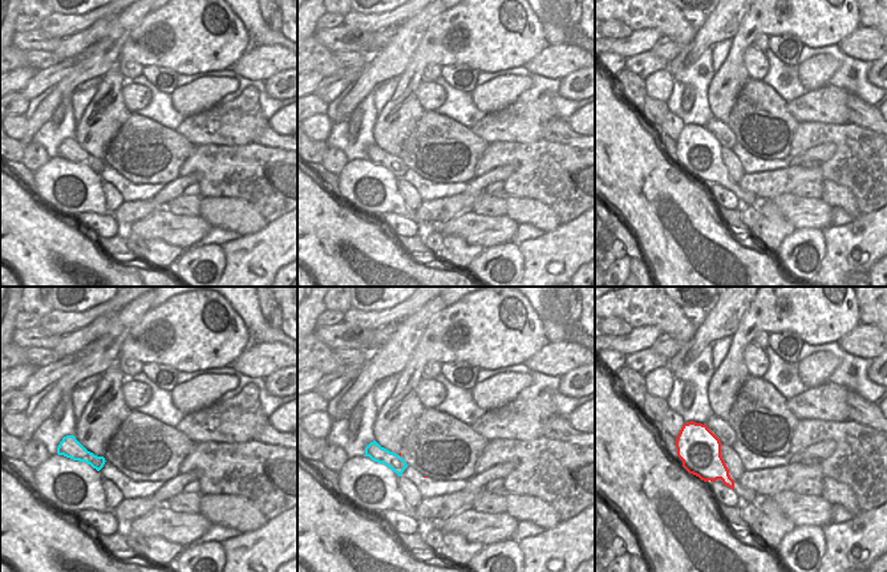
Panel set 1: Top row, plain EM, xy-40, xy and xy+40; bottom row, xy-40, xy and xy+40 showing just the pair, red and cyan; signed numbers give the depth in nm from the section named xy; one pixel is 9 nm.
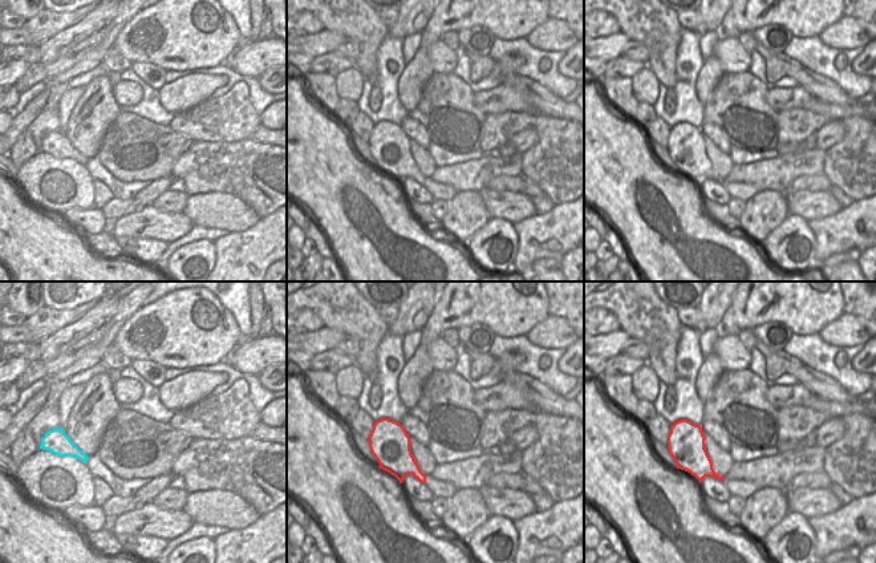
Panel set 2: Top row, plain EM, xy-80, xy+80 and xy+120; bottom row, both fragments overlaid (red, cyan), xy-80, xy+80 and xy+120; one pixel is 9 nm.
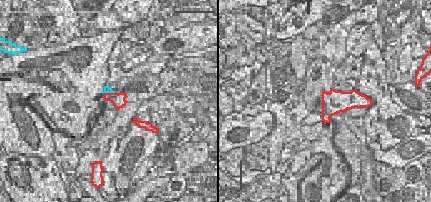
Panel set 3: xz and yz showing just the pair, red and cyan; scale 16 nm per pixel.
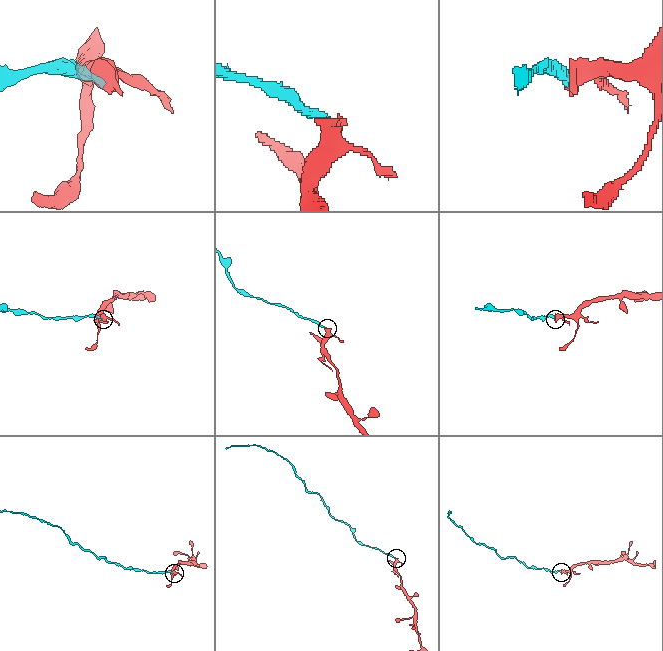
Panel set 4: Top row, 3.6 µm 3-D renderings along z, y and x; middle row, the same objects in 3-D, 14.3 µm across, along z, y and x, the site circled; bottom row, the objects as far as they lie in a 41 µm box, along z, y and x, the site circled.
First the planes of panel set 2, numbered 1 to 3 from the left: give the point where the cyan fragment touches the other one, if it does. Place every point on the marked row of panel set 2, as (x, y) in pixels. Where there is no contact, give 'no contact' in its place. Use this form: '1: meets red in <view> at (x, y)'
1: no contact
2: no contact
3: no contact

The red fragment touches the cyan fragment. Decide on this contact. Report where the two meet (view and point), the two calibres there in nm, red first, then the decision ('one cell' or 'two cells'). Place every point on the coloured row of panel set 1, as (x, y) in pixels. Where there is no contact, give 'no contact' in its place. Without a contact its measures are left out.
no contact; two cells

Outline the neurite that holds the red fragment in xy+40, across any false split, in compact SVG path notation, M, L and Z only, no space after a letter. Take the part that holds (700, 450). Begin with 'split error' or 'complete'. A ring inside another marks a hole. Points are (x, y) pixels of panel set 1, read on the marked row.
split error; M693 421L684 423L677 438L677 457L683 465L668 457L657 458L656 467L645 478L648 496L653 498L673 483L679 490L676 500L683 504L686 518L700 519L702 526L722 519L708 486L708 480L721 479L725 486L734 488L734 480L721 457L721 442L706 425Z

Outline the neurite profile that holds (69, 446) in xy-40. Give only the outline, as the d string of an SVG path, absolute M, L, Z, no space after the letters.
M66 435L62 438L57 447L57 454L70 458L73 461L80 461L90 465L93 468L100 471L105 465L104 457L97 457L93 453L88 451L74 435Z

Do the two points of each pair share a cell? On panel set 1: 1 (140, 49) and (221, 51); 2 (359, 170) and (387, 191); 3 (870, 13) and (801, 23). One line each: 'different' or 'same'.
1: same
2: same
3: different

